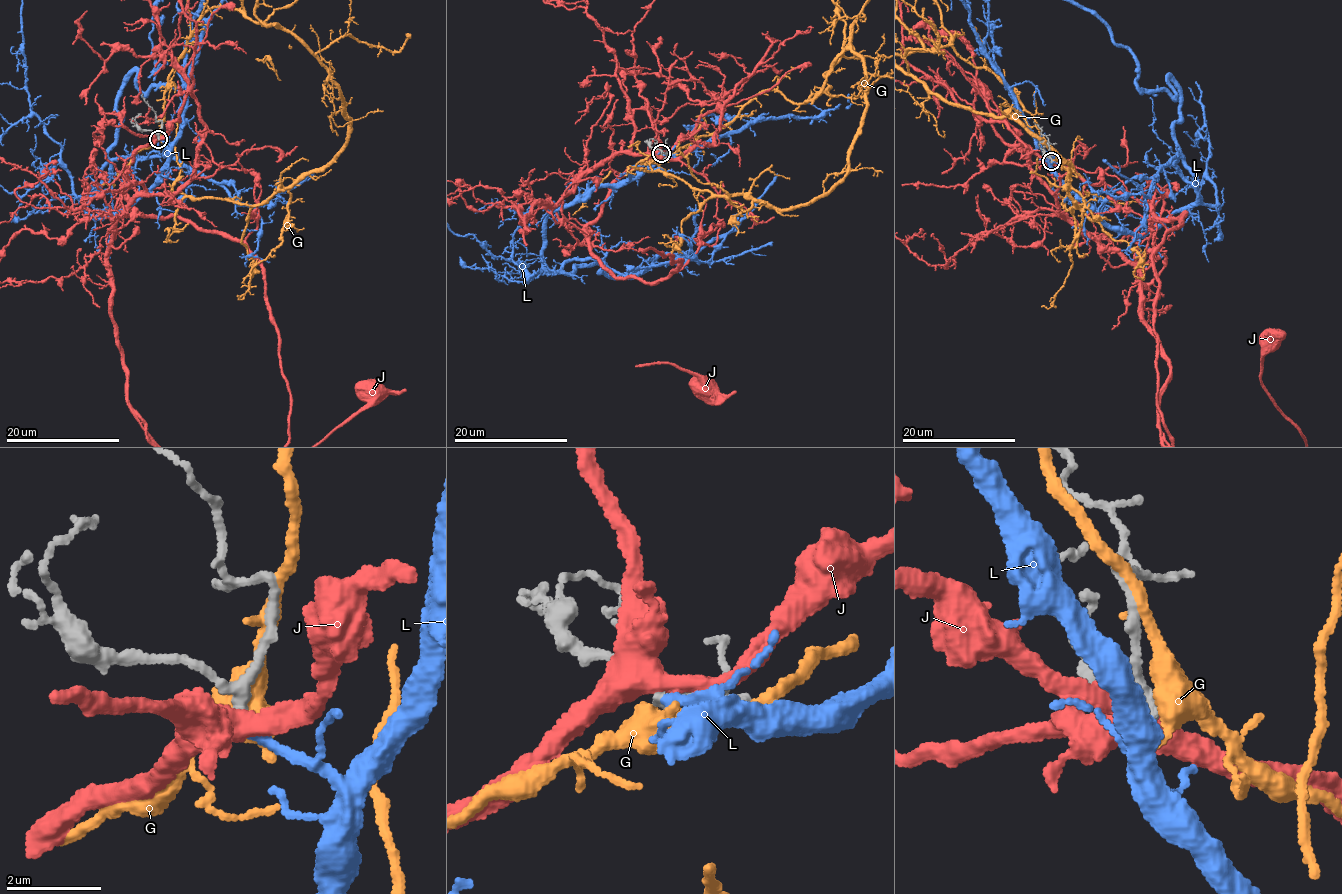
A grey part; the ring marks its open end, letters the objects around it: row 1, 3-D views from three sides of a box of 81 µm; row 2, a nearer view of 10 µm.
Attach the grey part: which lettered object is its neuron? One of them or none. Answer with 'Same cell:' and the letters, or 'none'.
Same cell: L

